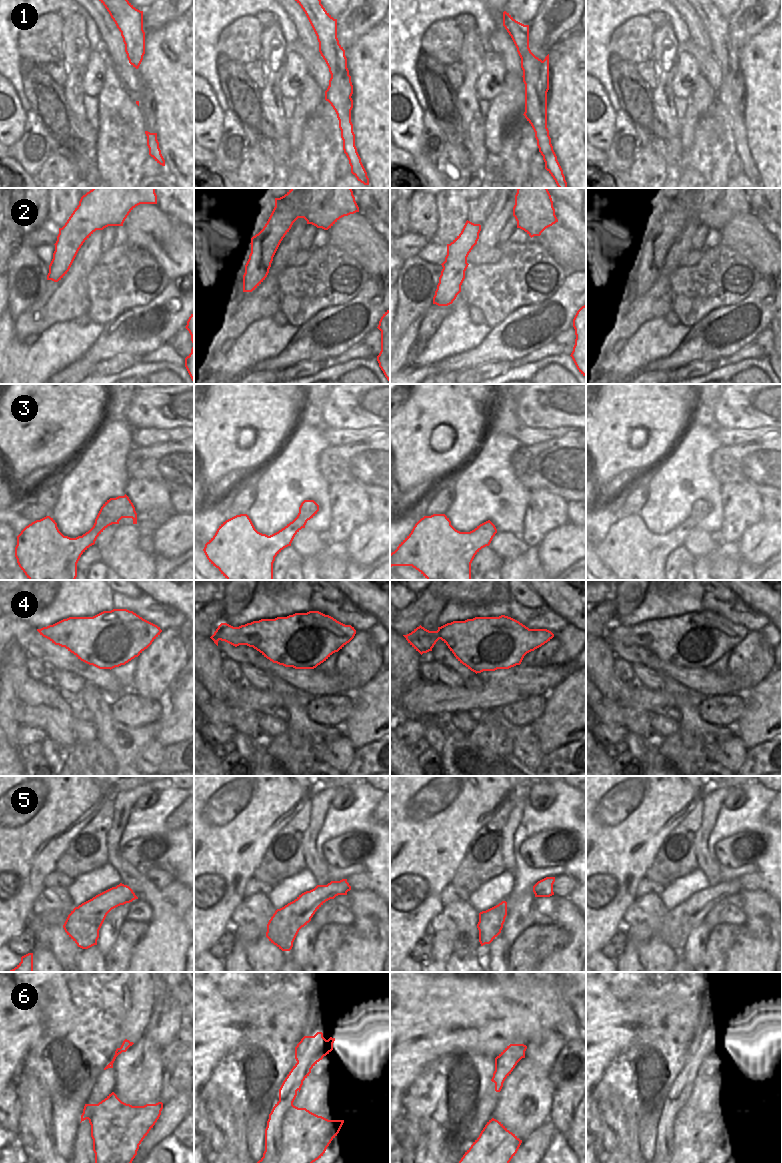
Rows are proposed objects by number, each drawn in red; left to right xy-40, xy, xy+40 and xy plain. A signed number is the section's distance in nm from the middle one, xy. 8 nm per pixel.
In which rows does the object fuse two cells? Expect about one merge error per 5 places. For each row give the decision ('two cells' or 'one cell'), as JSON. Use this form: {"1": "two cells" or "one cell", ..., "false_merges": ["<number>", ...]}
{"1": "two cells", "2": "one cell", "3": "one cell", "4": "one cell", "5": "two cells", "6": "one cell", "false_merges": ["1", "5"]}

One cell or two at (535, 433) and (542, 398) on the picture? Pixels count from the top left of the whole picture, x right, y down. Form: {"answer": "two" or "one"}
{"answer": "two"}

